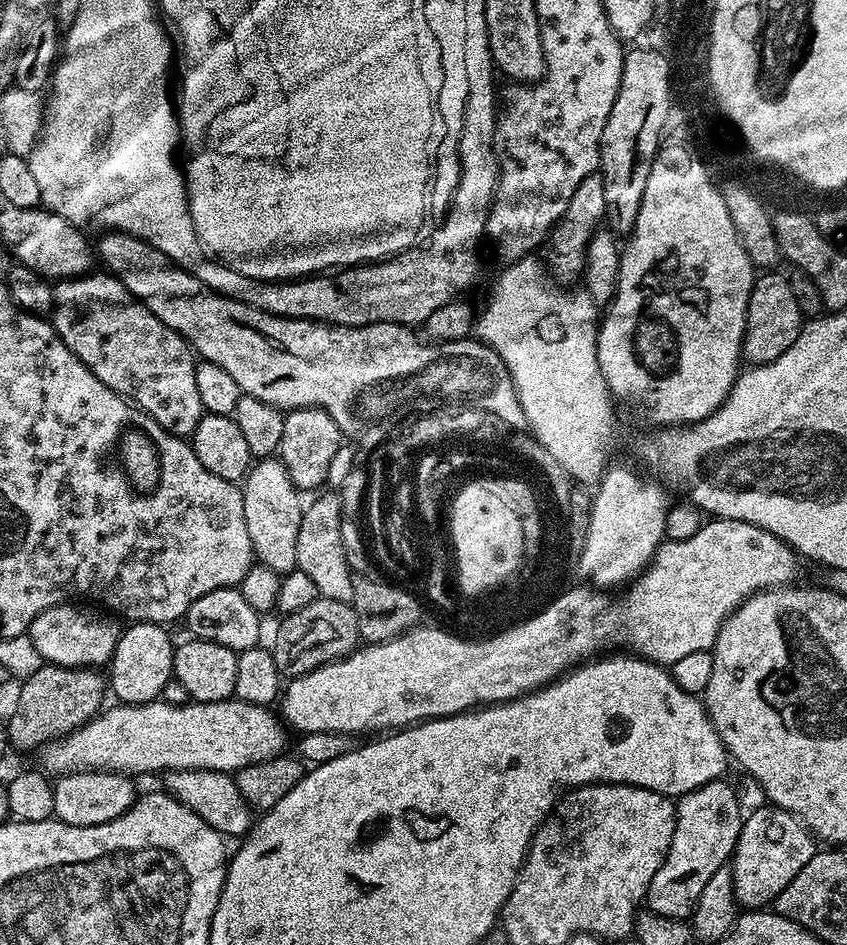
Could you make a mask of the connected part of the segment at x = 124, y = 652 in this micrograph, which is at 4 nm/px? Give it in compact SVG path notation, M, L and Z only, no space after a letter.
M132 622L121 631L118 646L106 668L106 684L122 704L148 704L163 697L164 687L173 677L172 654L174 640L168 637L169 629L163 624Z

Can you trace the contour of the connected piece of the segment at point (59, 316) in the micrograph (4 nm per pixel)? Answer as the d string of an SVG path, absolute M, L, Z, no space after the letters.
M96 270L91 274L59 281L52 293L54 306L50 313L50 323L60 341L92 371L94 378L141 408L170 434L181 438L191 437L206 413L202 398L198 398L198 386L194 386L197 361L188 341L170 330L170 326L162 323L141 300L132 296L130 290L126 290L118 277L107 271Z

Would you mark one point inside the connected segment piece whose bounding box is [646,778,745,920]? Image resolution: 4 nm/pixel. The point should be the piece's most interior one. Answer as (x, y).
(708, 823)

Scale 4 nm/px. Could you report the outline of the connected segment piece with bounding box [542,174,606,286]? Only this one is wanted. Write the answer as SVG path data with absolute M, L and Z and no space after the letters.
M597 174L582 178L578 182L578 190L574 190L574 198L570 198L568 209L548 234L546 247L543 249L543 263L550 273L551 279L560 286L572 286L583 277L586 262L586 246L597 228L601 227L606 216L606 186L604 177Z

